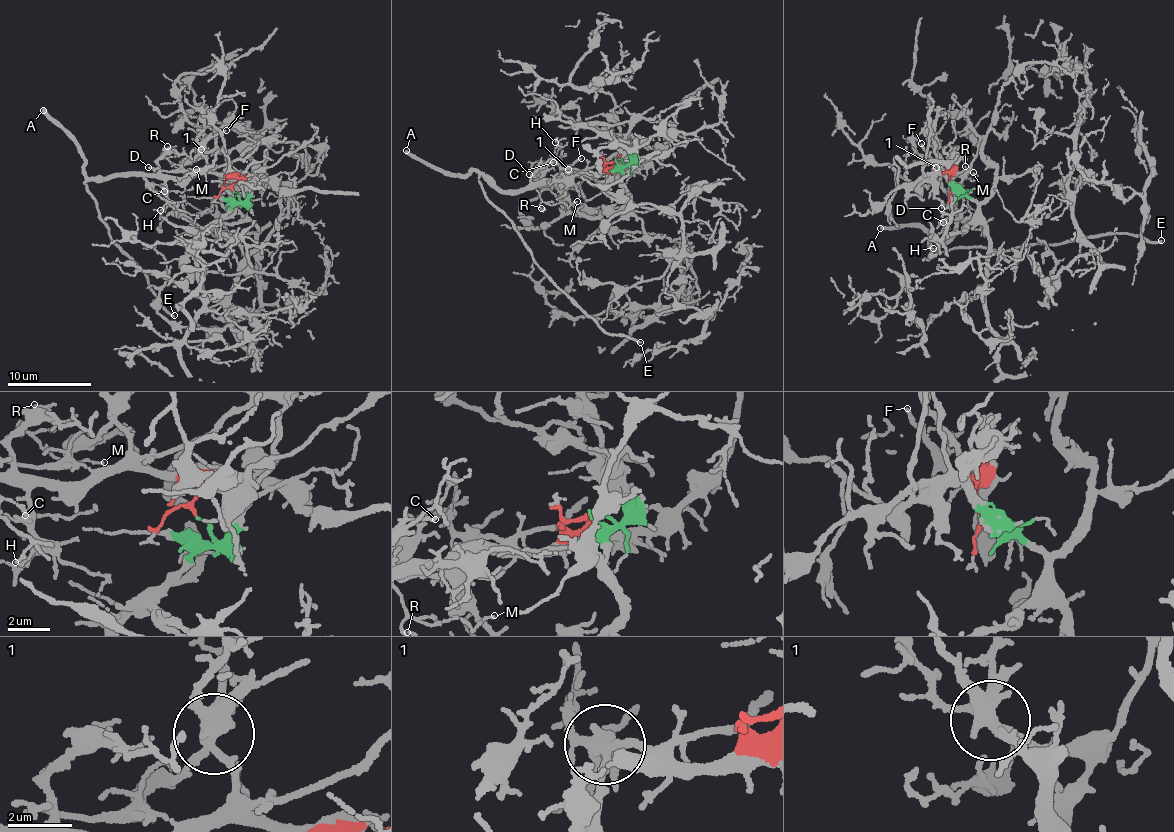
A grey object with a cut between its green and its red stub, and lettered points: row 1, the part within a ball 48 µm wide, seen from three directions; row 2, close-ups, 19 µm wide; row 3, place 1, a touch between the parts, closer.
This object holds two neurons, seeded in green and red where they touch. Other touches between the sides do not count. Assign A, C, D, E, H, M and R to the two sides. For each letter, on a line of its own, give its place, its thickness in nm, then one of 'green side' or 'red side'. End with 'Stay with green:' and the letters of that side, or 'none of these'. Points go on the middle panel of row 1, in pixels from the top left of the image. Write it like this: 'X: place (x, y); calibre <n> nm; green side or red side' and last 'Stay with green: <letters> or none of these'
A: place (406, 150); calibre 320 nm; red side
C: place (553, 162); calibre 160 nm; red side
D: place (529, 174); calibre 90 nm; red side
E: place (640, 342); calibre 170 nm; red side
H: place (555, 142); calibre 140 nm; red side
M: place (577, 201); calibre 100 nm; red side
R: place (541, 208); calibre 80 nm; red side
Stay with green: none of these

